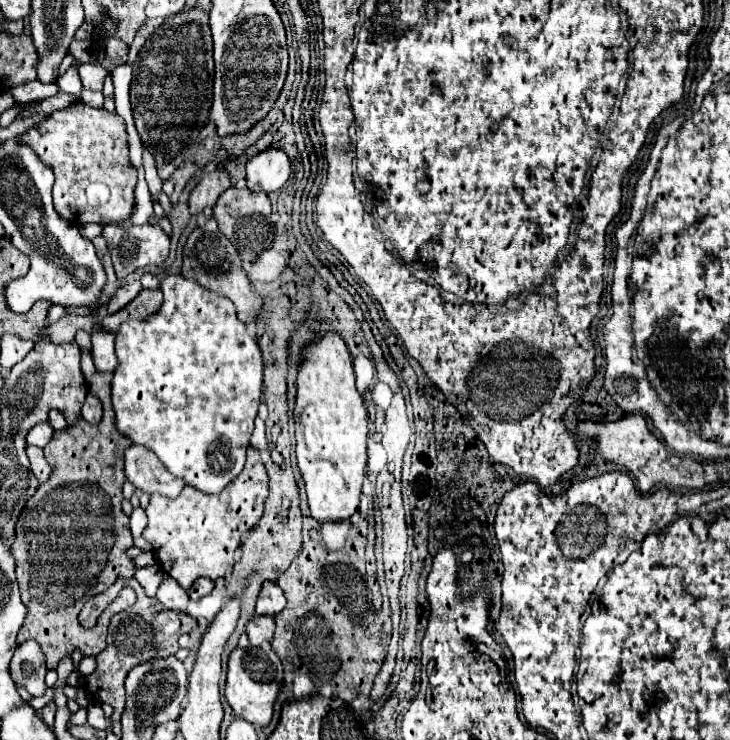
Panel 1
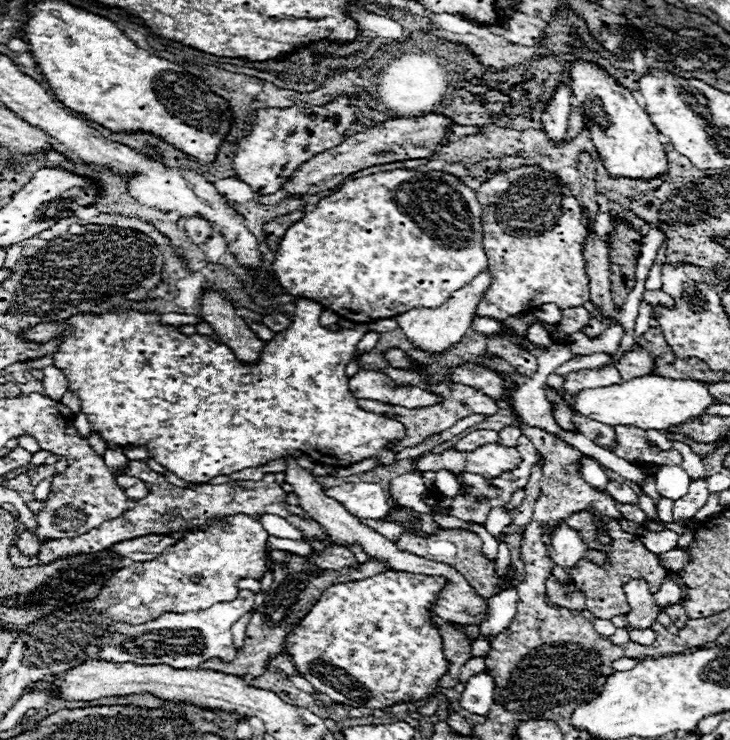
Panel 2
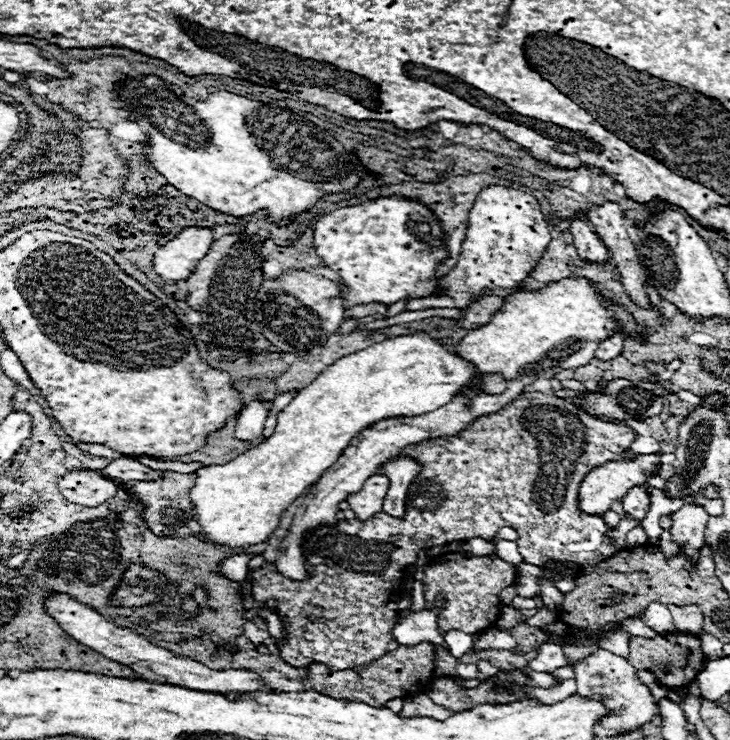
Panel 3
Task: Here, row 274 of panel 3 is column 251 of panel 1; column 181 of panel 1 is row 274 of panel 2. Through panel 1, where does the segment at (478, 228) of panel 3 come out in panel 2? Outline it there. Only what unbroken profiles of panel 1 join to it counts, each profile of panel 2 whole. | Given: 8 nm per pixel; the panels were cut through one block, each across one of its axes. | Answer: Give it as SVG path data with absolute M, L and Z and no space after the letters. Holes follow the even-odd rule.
M520 166L494 174L476 192L482 204L484 250L494 282L476 314L504 320L506 316L554 302L560 310L580 306L590 298L582 244L586 228L578 200L554 172L540 166Z

